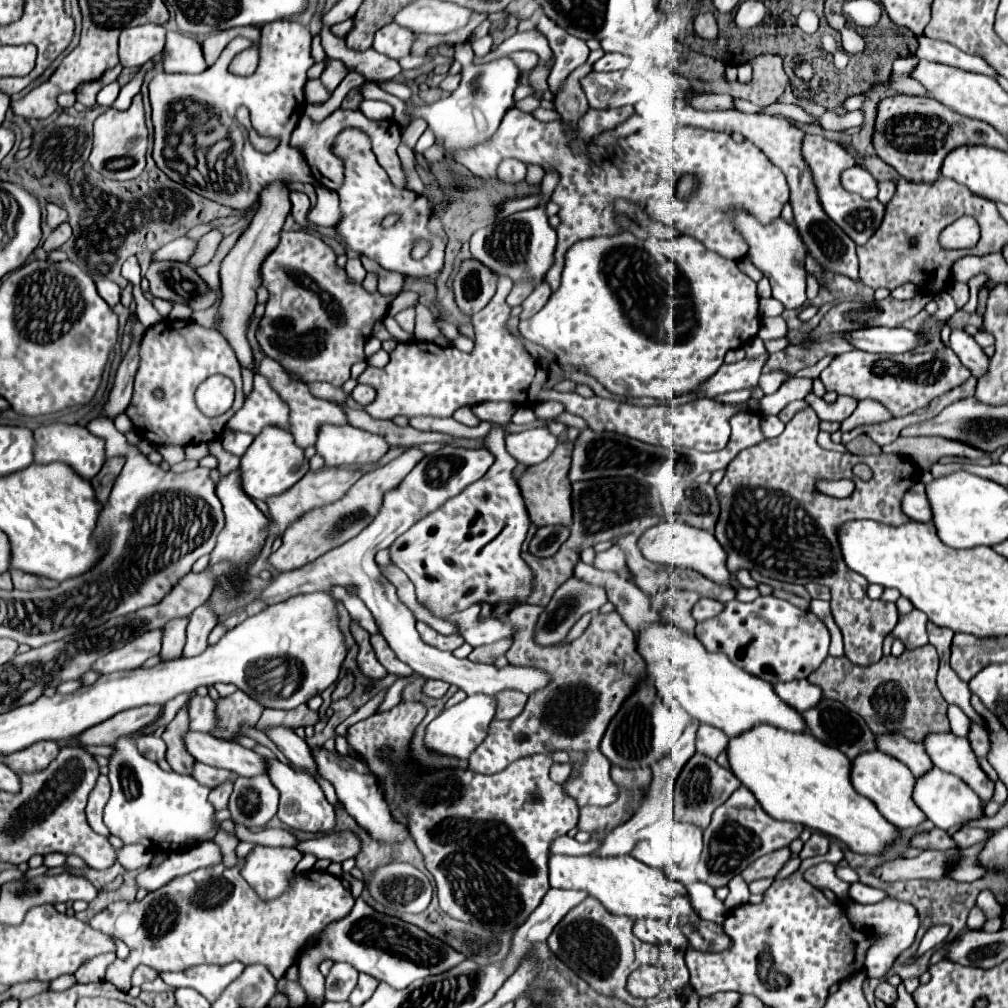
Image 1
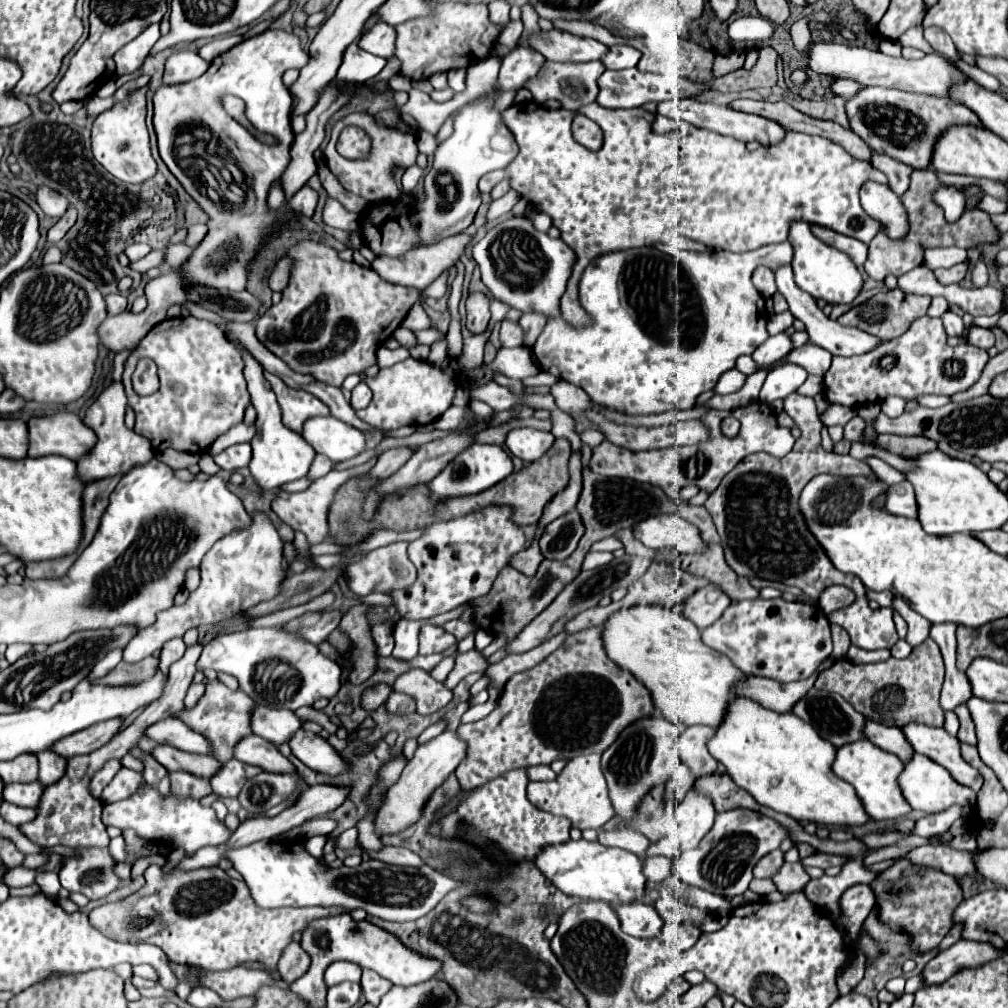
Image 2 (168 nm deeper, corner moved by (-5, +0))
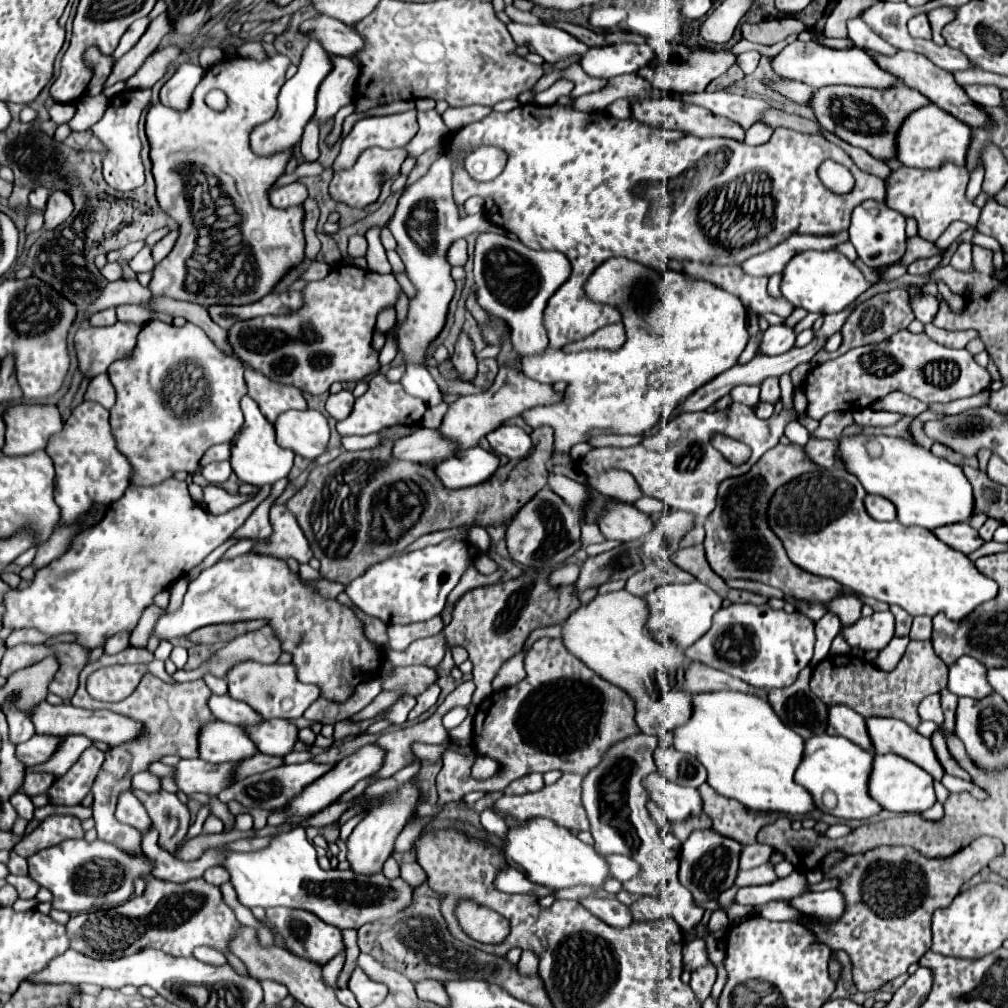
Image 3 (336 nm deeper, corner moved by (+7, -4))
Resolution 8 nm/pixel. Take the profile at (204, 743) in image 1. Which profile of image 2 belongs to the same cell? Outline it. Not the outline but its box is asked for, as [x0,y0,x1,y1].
[145,718,211,754]

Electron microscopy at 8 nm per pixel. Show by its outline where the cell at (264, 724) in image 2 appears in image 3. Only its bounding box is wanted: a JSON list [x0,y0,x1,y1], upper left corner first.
[209,694,263,728]

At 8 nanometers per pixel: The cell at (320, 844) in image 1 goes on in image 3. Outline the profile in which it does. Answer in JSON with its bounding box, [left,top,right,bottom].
[401,862,427,888]

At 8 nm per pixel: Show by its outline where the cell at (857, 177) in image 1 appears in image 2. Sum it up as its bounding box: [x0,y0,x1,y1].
[861,182,909,240]

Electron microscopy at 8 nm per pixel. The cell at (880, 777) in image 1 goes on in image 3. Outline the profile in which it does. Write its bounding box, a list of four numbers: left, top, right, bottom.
[795,734,883,820]

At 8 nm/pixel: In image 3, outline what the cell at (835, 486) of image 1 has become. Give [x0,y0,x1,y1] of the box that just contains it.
[769,468,999,622]

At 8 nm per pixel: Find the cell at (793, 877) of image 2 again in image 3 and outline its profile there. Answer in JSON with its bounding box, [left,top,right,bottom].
[735,864,777,886]

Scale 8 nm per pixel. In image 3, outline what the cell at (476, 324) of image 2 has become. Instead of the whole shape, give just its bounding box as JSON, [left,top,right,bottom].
[451,330,477,380]

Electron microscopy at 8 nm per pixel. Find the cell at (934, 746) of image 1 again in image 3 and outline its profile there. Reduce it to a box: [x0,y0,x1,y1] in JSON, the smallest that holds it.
[867,718,943,780]

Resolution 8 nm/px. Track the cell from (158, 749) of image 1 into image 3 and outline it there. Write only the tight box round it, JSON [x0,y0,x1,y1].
[173,759,235,796]

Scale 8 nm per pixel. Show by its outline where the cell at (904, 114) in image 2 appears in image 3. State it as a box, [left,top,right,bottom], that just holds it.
[811,86,931,160]

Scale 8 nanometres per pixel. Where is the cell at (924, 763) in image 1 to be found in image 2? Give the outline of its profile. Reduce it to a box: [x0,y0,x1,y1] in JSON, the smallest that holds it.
[863,720,913,762]

